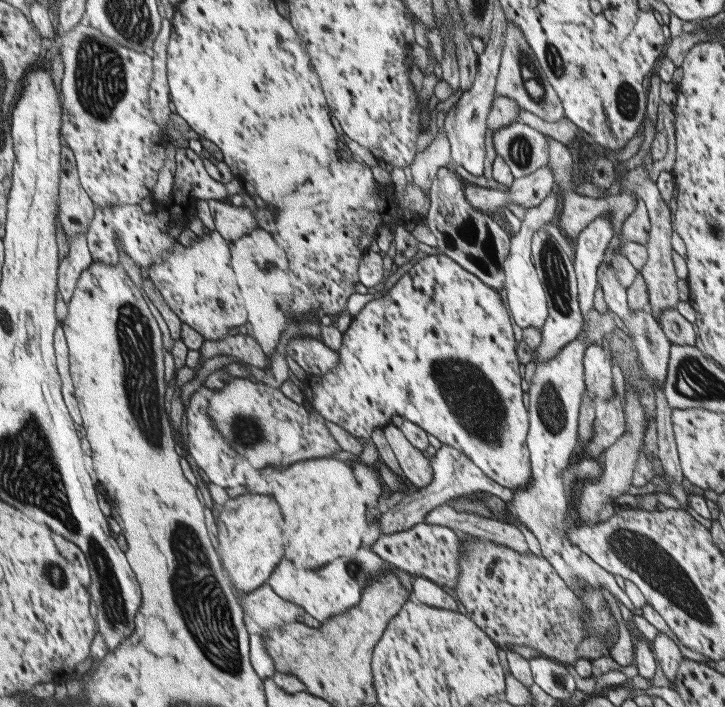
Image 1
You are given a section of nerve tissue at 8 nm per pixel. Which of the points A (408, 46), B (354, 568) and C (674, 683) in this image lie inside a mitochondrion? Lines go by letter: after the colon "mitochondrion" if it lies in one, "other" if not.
A: other
B: mitochondrion
C: other

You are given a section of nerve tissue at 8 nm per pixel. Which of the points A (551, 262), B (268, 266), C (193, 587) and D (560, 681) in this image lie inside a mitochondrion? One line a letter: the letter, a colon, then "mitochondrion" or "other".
A: mitochondrion
B: other
C: mitochondrion
D: mitochondrion

